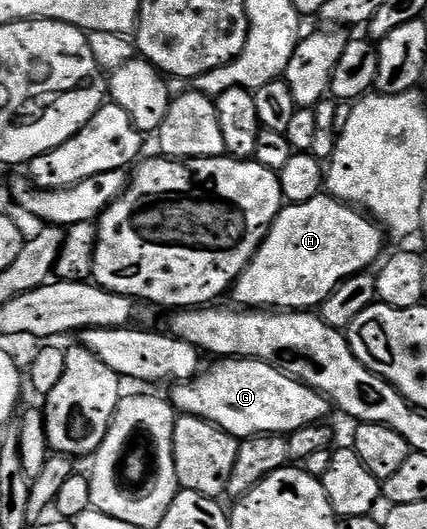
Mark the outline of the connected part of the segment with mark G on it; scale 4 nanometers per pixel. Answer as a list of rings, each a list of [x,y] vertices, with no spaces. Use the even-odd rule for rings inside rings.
[[[218,359],[215,364],[210,372],[207,370],[205,373],[199,373],[193,379],[186,380],[185,383],[174,383],[172,387],[174,392],[168,395],[168,399],[181,414],[206,419],[239,441],[250,439],[254,435],[289,436],[290,432],[296,429],[323,422],[327,418],[325,415],[332,411],[332,404],[325,395],[314,391],[308,384],[293,379],[264,361]]]

